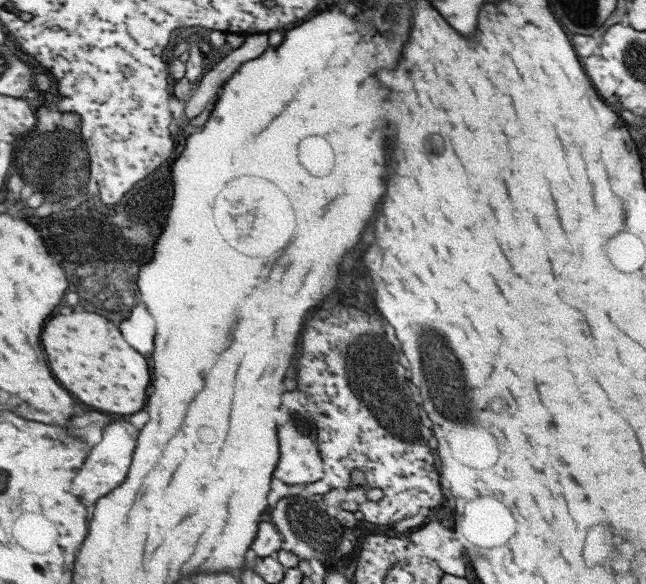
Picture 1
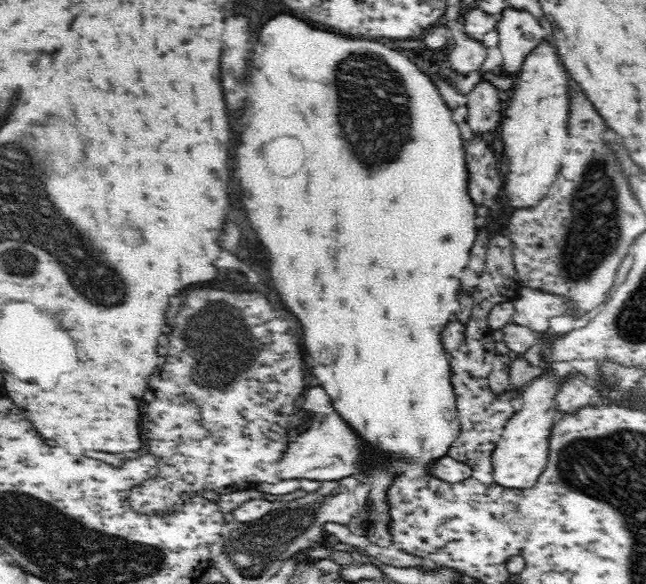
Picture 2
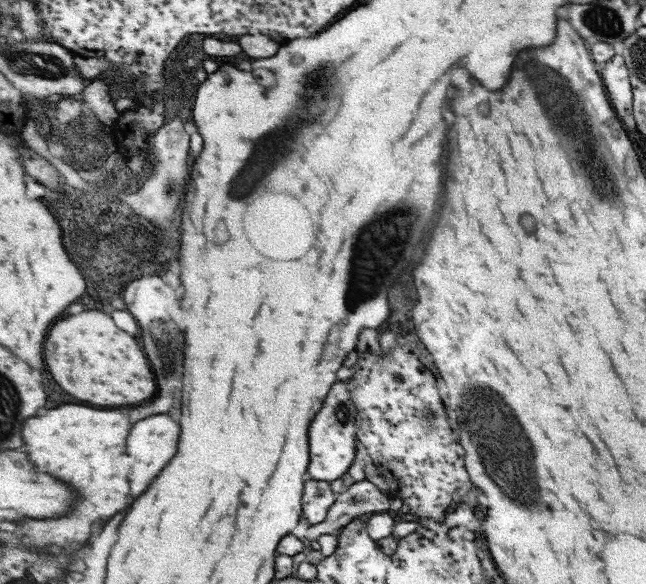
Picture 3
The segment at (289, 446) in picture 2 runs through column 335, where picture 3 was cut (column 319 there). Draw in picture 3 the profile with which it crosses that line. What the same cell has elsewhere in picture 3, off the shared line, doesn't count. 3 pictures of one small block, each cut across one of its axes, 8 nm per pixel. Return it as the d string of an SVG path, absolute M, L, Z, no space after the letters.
M337 381L333 385L333 390L329 391L329 396L325 406L317 413L317 418L313 420L312 428L309 431L309 444L312 448L312 462L309 463L310 478L313 480L323 480L333 482L347 474L347 470L353 464L353 434L355 426L347 424L339 418L339 410L345 408L345 402L351 400L349 394L349 384L346 381Z

